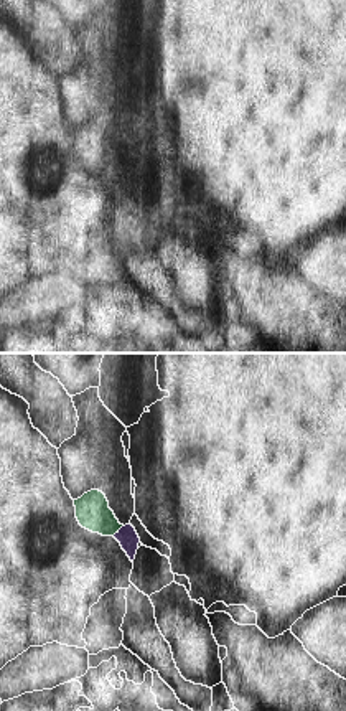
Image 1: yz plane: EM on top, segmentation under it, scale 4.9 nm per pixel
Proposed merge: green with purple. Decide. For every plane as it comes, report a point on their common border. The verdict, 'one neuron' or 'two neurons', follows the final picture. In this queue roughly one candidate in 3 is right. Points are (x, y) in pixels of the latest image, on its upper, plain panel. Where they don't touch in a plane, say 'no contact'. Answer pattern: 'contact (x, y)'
contact (117, 160)

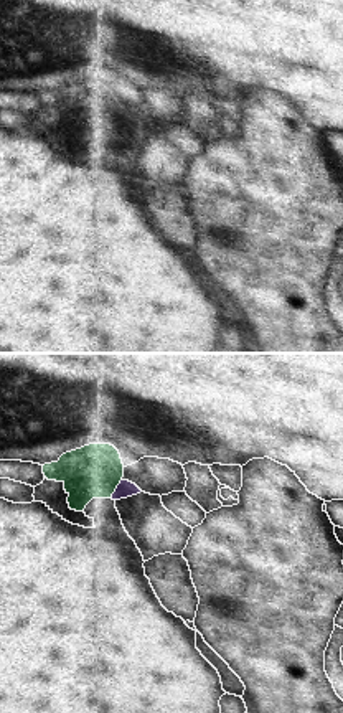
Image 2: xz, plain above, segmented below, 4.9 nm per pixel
contact (116, 118)

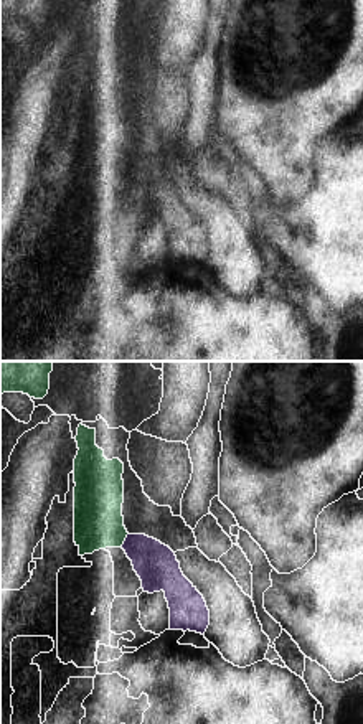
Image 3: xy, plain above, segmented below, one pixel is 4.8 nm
contact (124, 170)

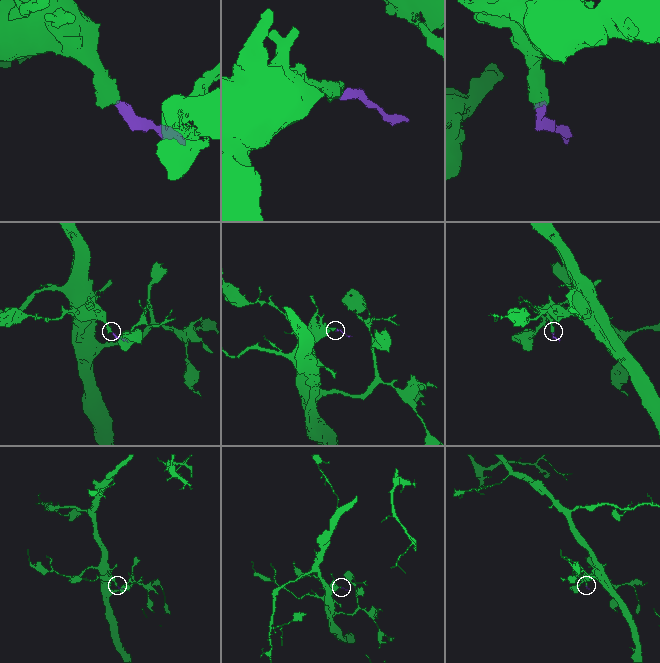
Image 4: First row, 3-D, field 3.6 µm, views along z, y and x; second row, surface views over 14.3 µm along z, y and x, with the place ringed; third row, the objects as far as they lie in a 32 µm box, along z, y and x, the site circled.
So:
one neuron

